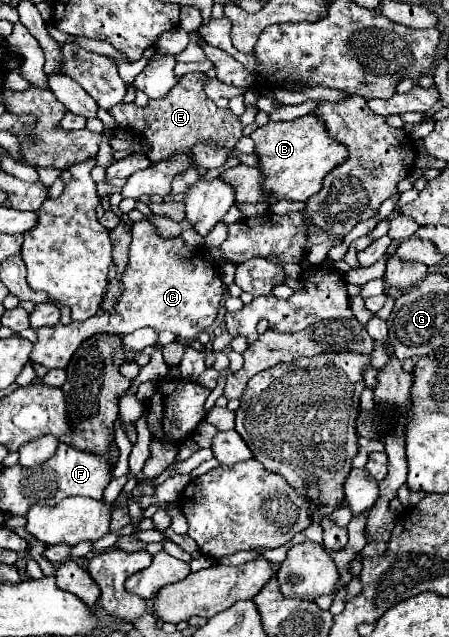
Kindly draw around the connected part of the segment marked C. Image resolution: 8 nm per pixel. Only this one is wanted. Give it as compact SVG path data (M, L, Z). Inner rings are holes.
M149 220L135 222L131 236L133 242L129 248L129 264L123 272L125 288L115 306L115 312L107 314L99 310L95 316L81 322L37 328L37 342L33 344L31 352L33 364L43 364L45 368L65 368L81 340L97 332L113 332L125 336L137 328L151 326L157 332L169 330L179 340L193 340L215 322L219 304L223 300L223 282L217 268L205 262L199 250L197 254L189 250L181 238L159 238Z

